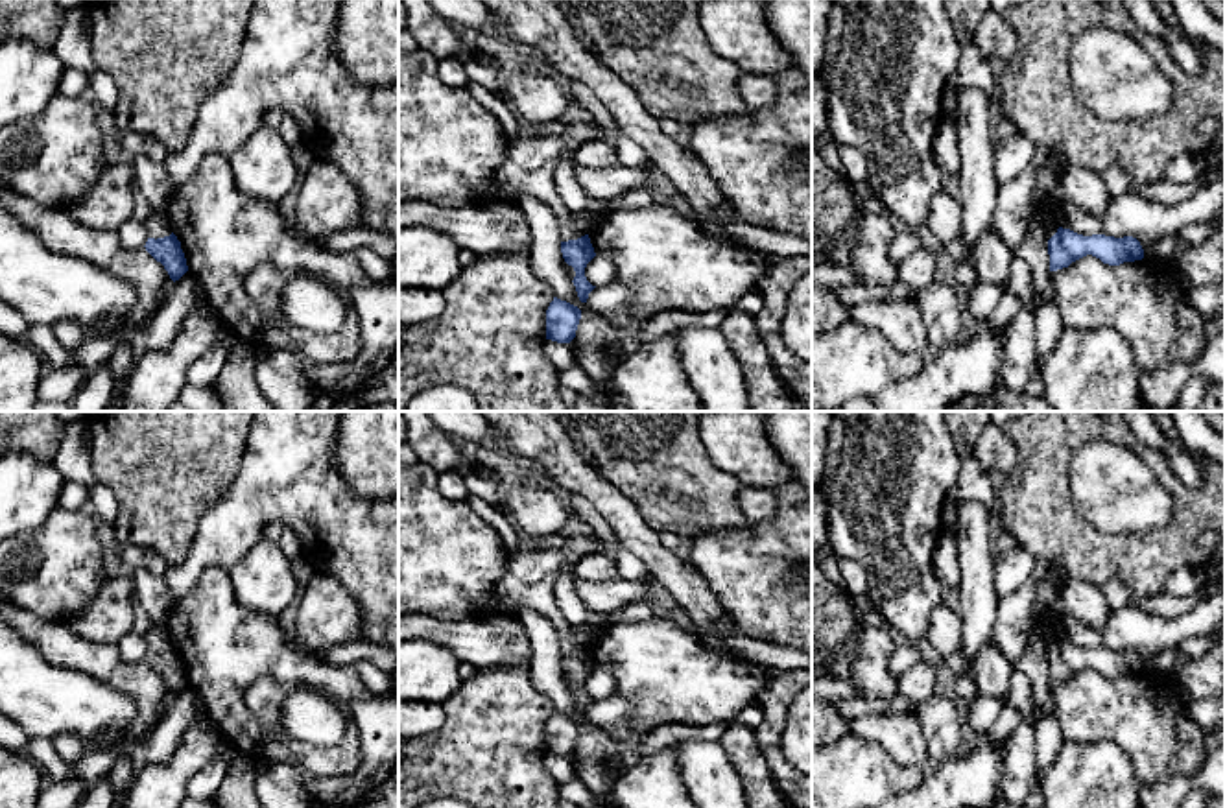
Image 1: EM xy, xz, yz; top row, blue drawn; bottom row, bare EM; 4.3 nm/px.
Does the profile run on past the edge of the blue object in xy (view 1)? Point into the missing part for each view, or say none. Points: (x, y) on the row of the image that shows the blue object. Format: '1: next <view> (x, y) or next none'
1: next none

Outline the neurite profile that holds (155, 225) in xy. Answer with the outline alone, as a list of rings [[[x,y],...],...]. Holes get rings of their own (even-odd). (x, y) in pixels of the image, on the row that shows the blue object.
[[[149,214],[144,221],[144,227],[146,227],[148,238],[155,238],[155,240],[170,236],[173,232],[166,216]]]

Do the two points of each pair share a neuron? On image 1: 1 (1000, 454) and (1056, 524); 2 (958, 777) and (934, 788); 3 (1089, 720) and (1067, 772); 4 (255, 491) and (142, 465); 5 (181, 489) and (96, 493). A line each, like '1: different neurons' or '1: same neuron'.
1: different neurons
2: same neuron
3: different neurons
4: different neurons
5: different neurons

